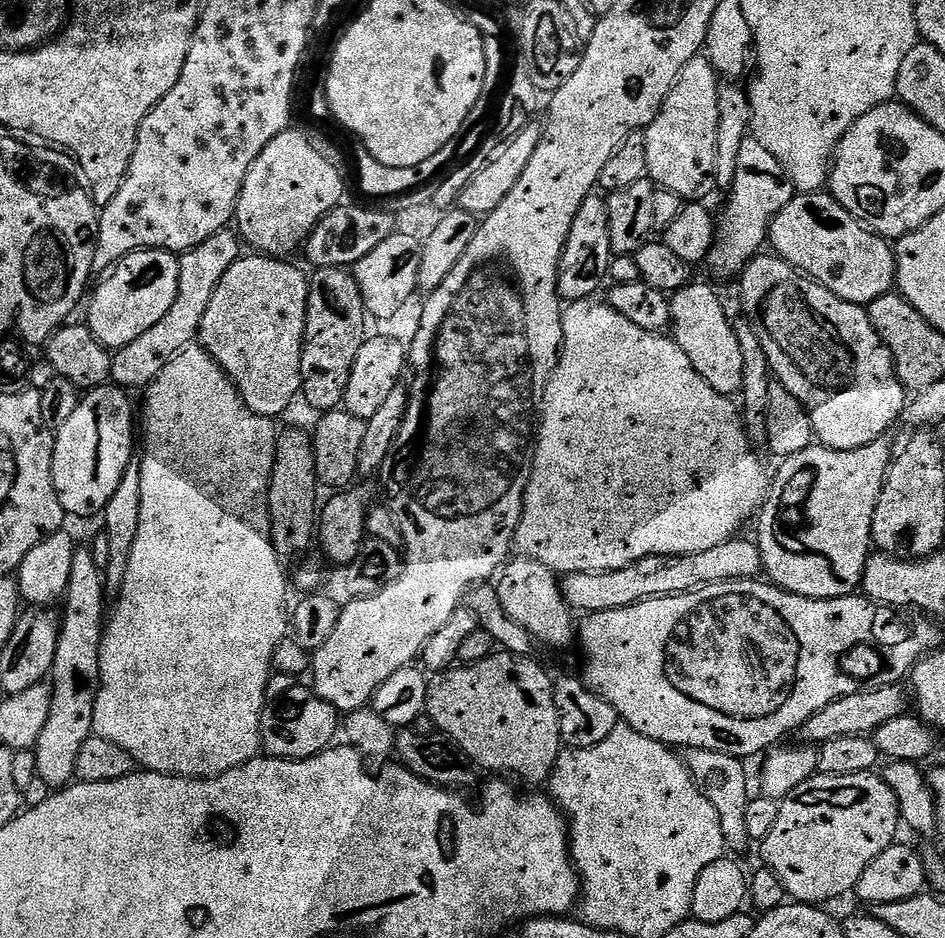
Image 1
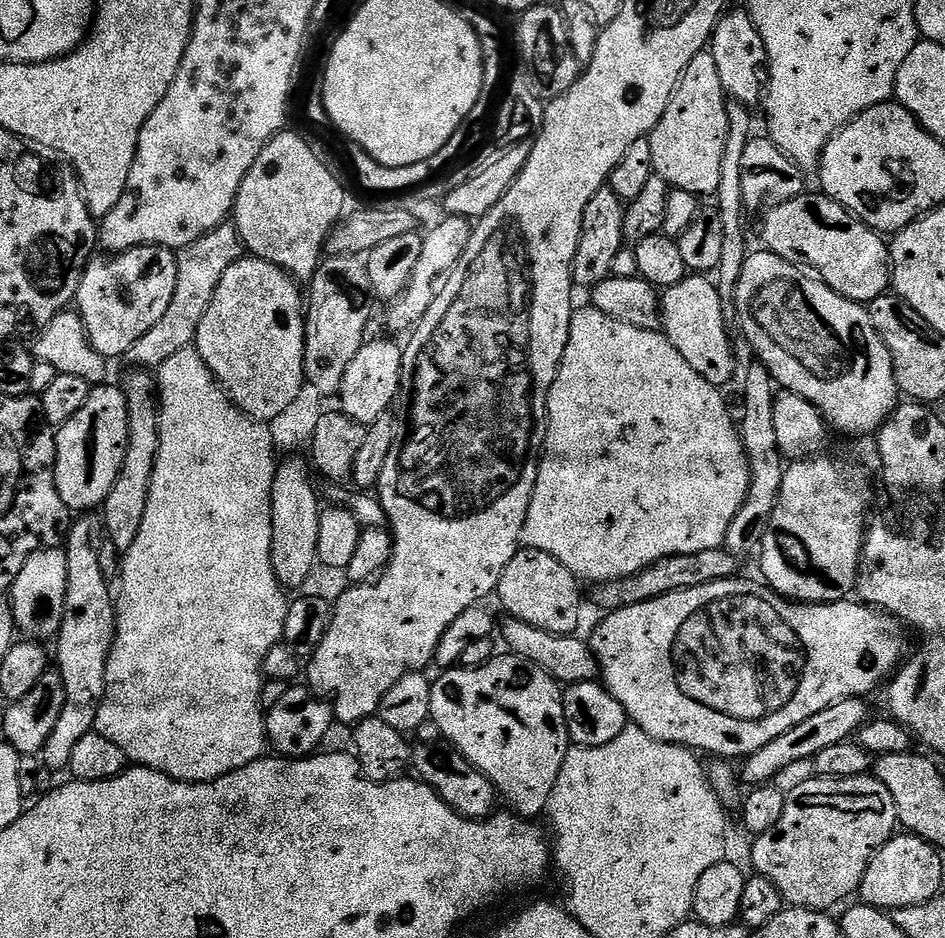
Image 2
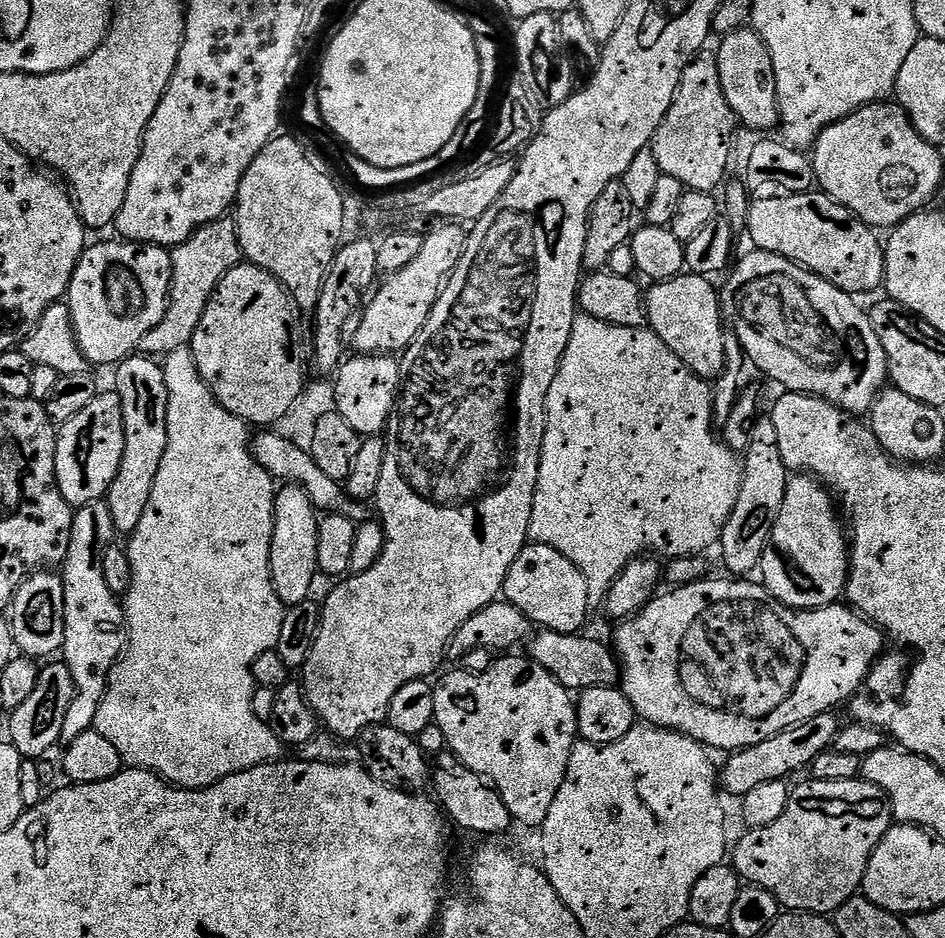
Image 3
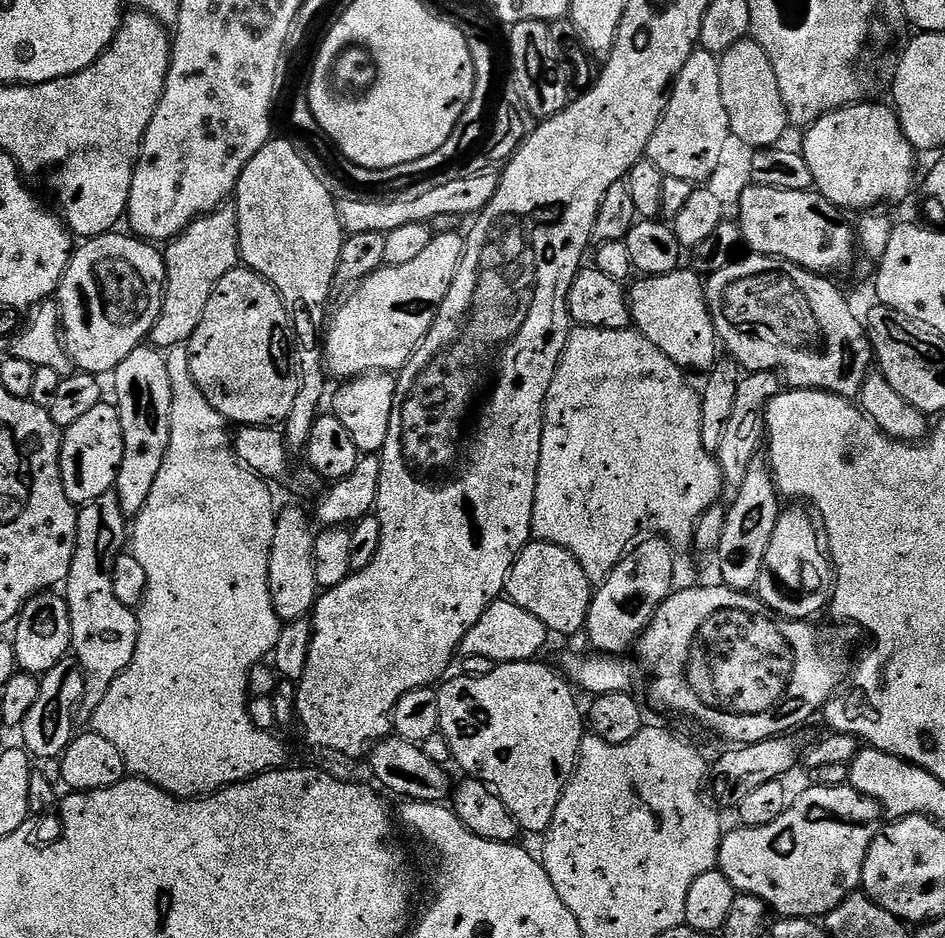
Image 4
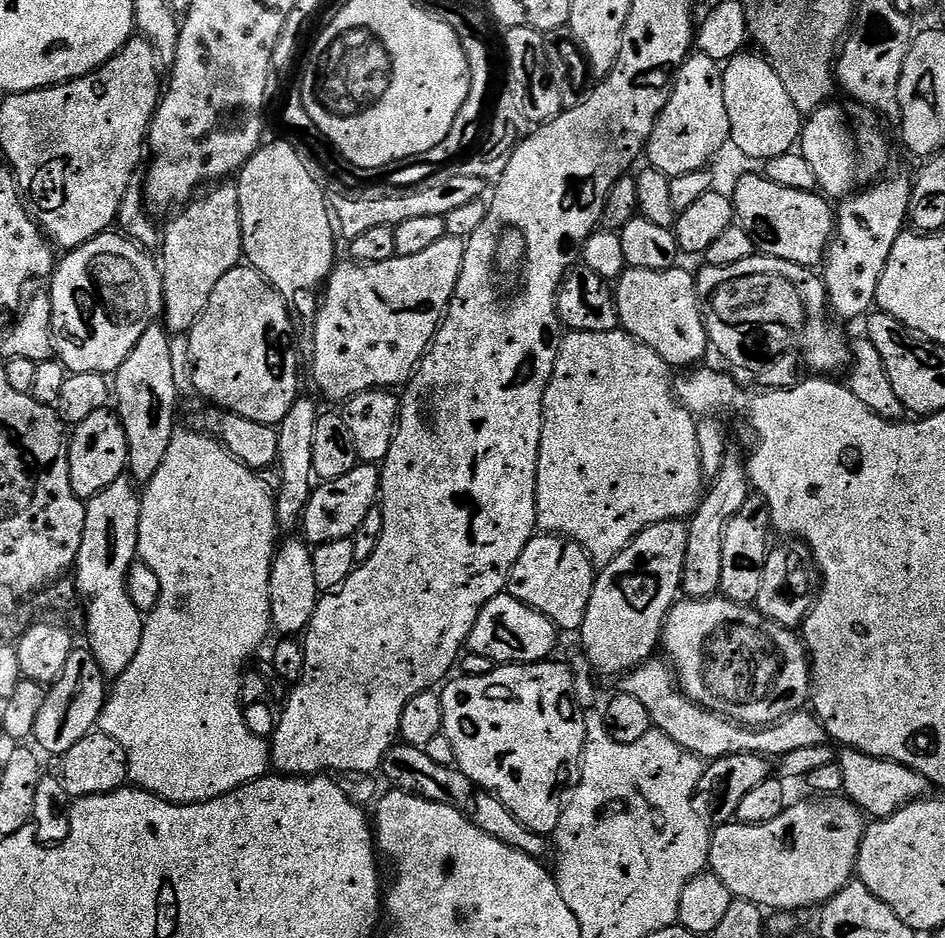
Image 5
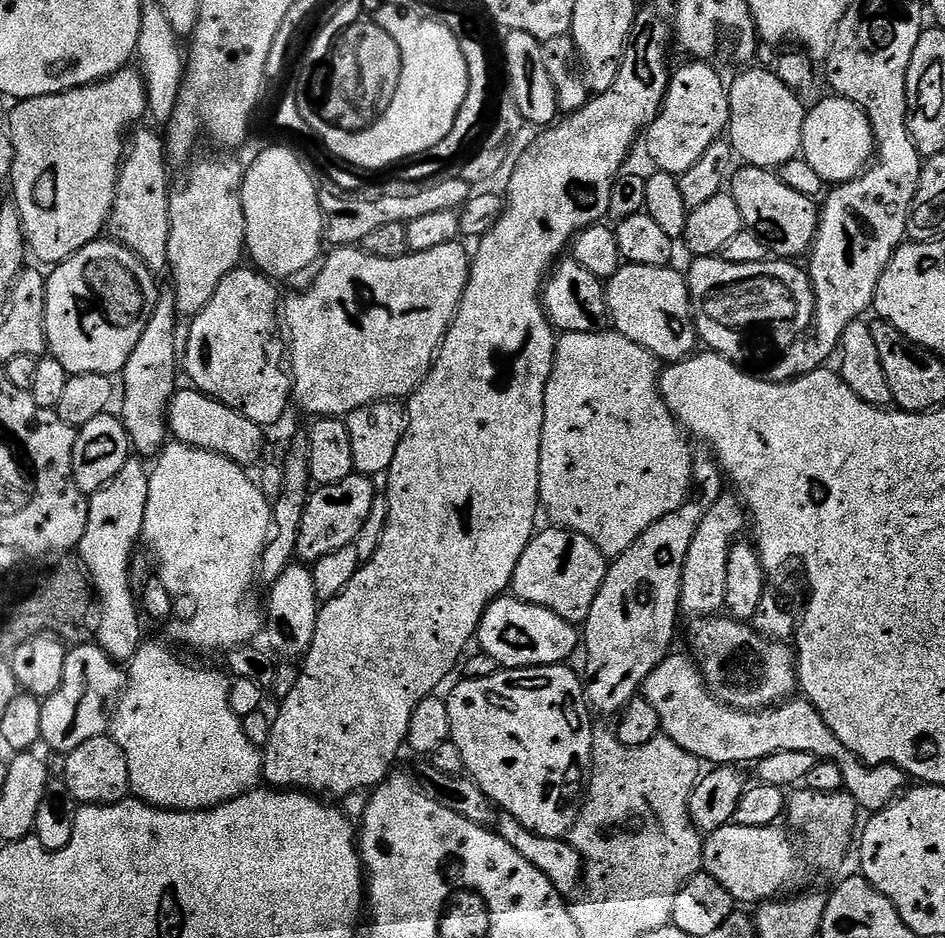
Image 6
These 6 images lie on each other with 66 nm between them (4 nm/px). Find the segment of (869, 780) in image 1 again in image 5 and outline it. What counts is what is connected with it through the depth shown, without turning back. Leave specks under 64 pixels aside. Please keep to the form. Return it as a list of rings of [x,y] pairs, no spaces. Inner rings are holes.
[[[840,794],[808,799],[812,800],[800,800],[796,805],[793,803],[785,807],[784,812],[774,818],[774,822],[724,822],[719,825],[720,829],[717,827],[713,831],[708,851],[708,868],[731,890],[735,899],[749,900],[765,910],[796,914],[799,908],[827,904],[830,898],[834,898],[834,894],[853,883],[856,859],[866,827],[864,813],[859,805]]]

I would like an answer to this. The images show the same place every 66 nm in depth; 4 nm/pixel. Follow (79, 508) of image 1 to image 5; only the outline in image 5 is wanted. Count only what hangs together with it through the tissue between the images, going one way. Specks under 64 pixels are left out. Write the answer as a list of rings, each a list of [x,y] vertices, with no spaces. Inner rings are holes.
[[[105,410],[90,414],[86,422],[75,425],[68,441],[68,461],[70,462],[70,486],[74,486],[74,494],[82,498],[97,496],[110,482],[114,482],[118,477],[125,475],[128,467],[128,443],[126,442],[126,430],[122,426],[119,415],[115,411]]]

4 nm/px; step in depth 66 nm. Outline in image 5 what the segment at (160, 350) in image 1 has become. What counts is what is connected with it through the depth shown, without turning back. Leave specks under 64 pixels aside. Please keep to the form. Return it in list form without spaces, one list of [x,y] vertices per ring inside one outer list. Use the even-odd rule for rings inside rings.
[[[232,182],[217,183],[189,200],[175,213],[168,229],[163,229],[158,263],[164,287],[162,323],[169,333],[191,333],[210,302],[210,294],[214,294],[214,286],[230,270],[241,267],[244,252],[240,189],[228,183]]]

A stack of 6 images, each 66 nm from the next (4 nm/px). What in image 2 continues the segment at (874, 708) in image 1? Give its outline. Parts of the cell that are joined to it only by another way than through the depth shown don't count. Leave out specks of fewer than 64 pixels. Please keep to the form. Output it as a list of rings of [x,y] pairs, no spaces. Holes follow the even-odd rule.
[[[864,698],[834,702],[830,706],[826,706],[826,710],[818,710],[818,714],[806,718],[806,722],[798,722],[798,726],[786,730],[786,734],[774,738],[774,742],[766,742],[766,746],[762,746],[762,750],[750,754],[743,761],[743,783],[745,785],[748,783],[748,786],[759,786],[775,781],[776,775],[786,766],[799,760],[812,760],[819,752],[826,750],[826,746],[838,746],[843,740],[855,737],[859,733],[860,727],[867,724],[870,719],[868,702]]]

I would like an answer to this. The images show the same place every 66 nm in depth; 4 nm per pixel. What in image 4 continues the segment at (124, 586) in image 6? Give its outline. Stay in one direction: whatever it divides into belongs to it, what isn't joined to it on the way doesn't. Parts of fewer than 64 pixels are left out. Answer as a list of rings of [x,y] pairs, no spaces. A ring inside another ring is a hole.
[[[115,491],[107,492],[102,494],[102,498],[94,498],[94,502],[83,505],[79,513],[78,542],[74,550],[74,562],[70,566],[70,574],[66,581],[66,589],[68,588],[66,599],[72,631],[71,651],[84,671],[84,697],[80,703],[78,716],[81,721],[88,722],[98,710],[98,706],[102,706],[102,698],[106,698],[106,690],[110,690],[114,678],[122,670],[126,670],[126,666],[130,666],[130,658],[134,658],[134,646],[138,646],[138,622],[137,613],[122,606],[122,602],[118,602],[118,594],[114,594],[112,581],[112,567],[120,553],[125,551],[126,537],[130,532],[130,524],[119,498],[116,497]]]

